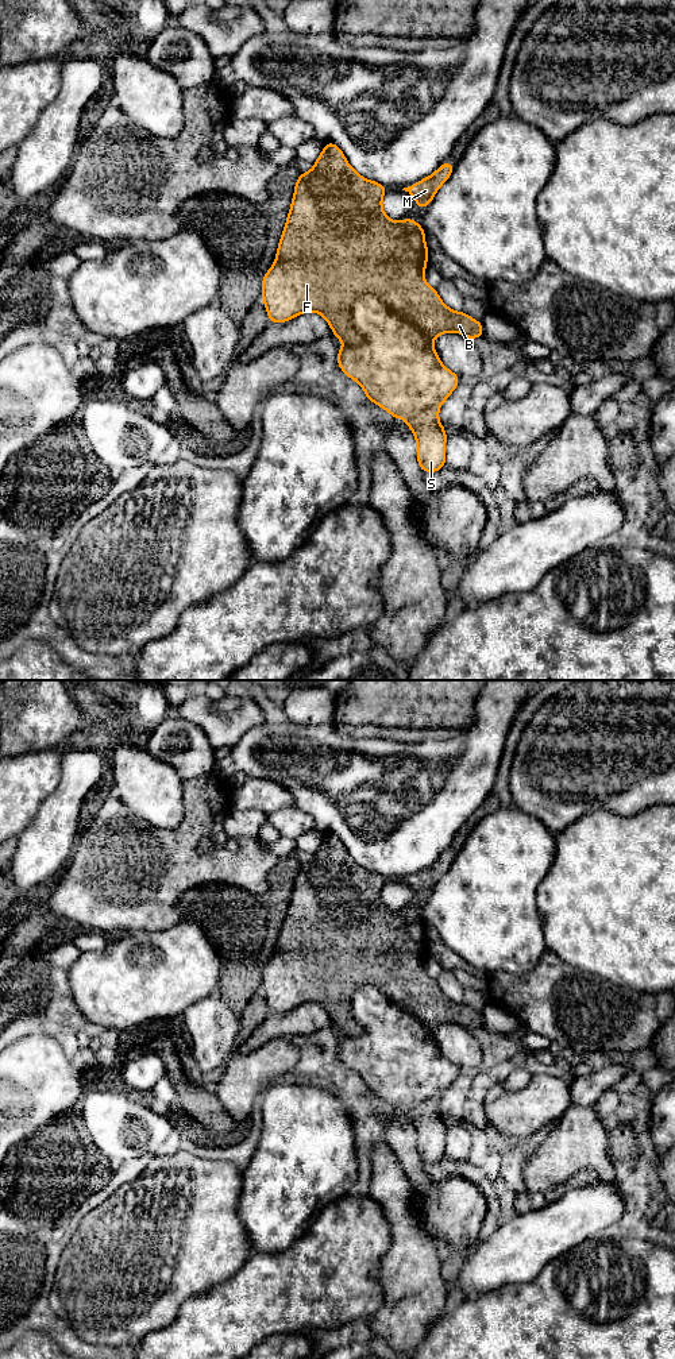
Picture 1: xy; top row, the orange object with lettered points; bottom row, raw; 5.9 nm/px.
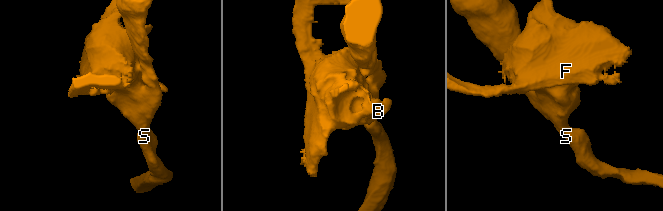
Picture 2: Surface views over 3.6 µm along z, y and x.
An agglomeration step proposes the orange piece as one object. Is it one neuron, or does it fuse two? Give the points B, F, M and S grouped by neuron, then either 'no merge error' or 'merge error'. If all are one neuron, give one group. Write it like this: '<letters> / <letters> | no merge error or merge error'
B F M / S | merge error

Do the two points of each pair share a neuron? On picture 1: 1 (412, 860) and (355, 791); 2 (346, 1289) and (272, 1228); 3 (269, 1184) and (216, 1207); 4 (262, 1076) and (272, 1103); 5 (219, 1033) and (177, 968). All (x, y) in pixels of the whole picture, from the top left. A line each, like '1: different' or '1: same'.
1: same
2: different
3: different
4: different
5: different

